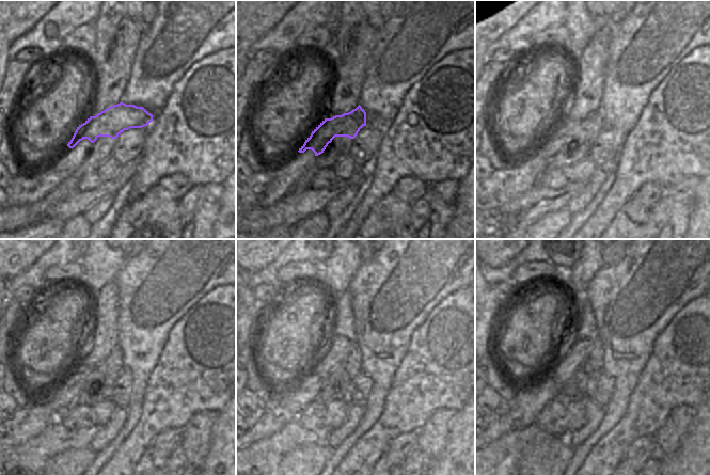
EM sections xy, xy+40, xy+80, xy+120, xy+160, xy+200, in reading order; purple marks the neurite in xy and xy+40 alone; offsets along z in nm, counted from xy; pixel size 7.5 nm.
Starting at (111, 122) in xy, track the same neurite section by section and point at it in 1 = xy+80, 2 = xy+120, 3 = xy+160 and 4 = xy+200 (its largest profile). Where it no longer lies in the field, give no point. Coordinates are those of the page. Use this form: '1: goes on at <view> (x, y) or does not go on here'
1: goes on at xy+80 (589, 127)
2: goes on at xy+120 (60, 398)
3: goes on at xy+160 (286, 406)
4: goes on at xy+200 (523, 409)

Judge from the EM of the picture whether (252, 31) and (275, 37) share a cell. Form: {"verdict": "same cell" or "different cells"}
{"verdict": "different cells"}

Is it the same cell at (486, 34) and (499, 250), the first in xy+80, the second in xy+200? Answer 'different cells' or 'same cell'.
same cell

